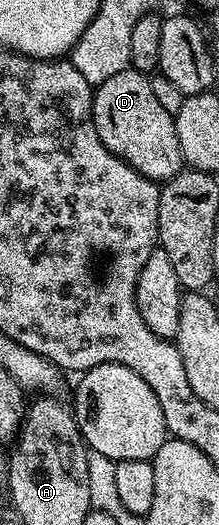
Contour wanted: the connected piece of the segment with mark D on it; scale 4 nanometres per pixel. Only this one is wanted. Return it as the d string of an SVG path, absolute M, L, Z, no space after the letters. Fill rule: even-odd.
M128 68L110 76L94 90L91 114L101 143L151 181L166 183L184 168L174 116L153 96L148 74Z

